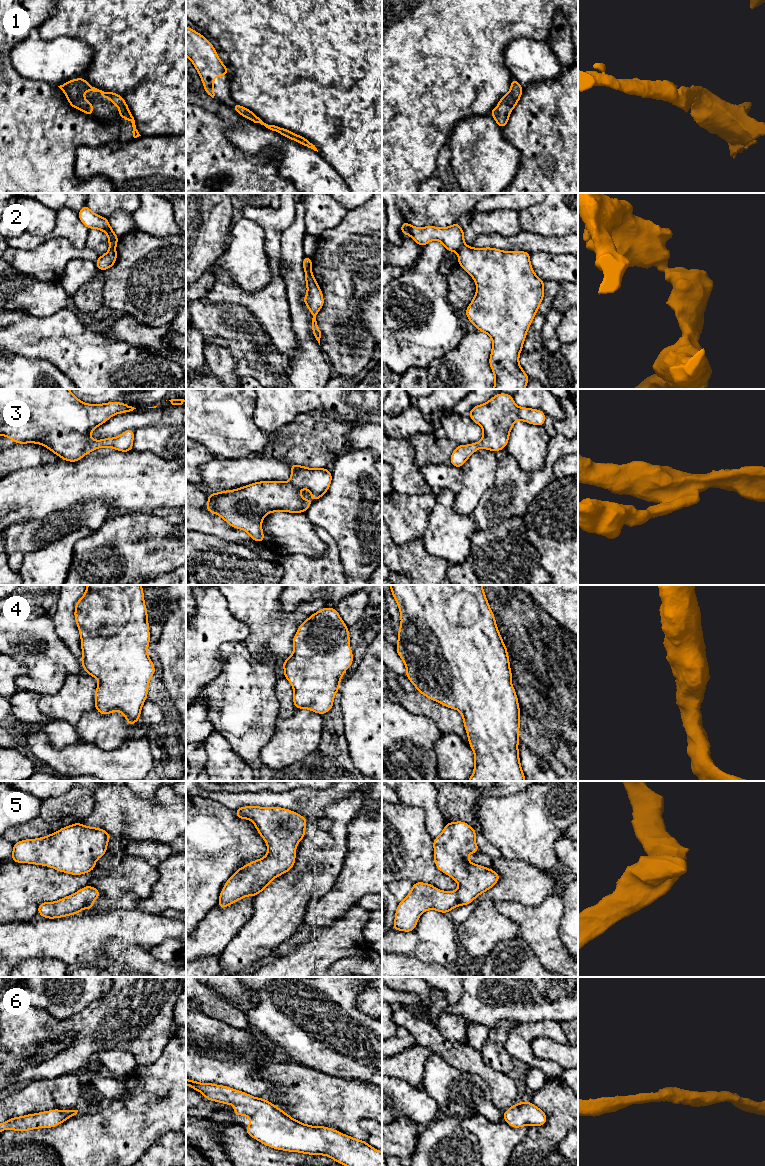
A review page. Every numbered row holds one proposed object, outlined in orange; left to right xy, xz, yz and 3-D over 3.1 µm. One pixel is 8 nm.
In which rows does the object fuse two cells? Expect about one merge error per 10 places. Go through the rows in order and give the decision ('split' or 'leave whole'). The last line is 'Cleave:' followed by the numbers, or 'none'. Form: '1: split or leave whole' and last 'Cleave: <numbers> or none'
1: leave whole
2: split
3: leave whole
4: leave whole
5: leave whole
6: leave whole
Cleave: 2

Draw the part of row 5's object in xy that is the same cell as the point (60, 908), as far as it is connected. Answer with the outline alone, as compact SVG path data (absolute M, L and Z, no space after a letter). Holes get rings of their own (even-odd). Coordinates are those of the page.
M88 885L55 902L42 902L38 906L37 913L43 918L54 919L81 913L85 907L88 911L92 911L93 901L100 895L99 890Z

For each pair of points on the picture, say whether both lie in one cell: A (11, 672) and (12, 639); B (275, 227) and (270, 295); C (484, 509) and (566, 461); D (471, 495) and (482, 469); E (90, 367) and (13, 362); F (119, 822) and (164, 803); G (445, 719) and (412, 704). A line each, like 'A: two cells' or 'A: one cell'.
A: two cells
B: one cell
C: two cells
D: one cell
E: two cells
F: one cell
G: one cell

